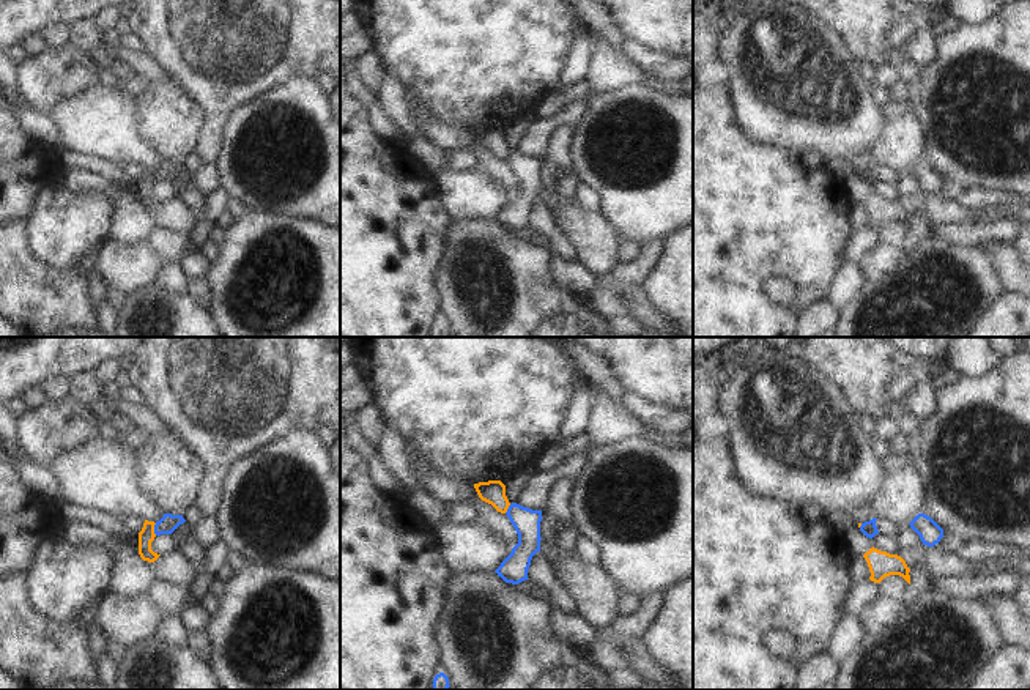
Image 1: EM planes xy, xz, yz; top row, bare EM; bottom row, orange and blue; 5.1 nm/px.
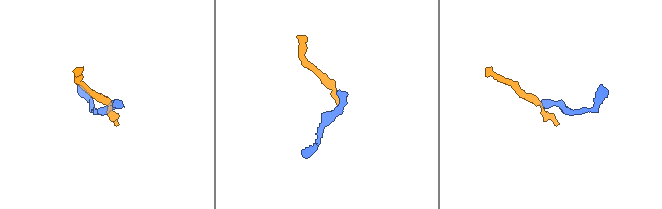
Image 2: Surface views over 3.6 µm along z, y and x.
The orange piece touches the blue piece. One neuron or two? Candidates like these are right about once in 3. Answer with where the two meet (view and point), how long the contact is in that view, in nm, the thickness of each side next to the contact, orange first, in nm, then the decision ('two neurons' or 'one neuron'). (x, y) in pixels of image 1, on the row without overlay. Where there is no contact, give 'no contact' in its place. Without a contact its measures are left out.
contact xy (153, 177); length 60 nm; calibres 80 and 90 nm; two neurons

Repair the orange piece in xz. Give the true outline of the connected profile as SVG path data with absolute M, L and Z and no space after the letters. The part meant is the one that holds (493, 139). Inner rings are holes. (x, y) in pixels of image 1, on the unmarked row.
M501 128L474 131L479 145L491 151L498 159L506 161L510 150L506 143L506 132Z

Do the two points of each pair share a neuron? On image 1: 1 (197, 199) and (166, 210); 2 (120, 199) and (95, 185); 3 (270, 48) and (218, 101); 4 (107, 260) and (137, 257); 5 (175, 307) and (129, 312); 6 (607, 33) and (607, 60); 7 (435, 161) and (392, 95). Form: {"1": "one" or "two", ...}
{"1": "two", "2": "one", "3": "one", "4": "one", "5": "one", "6": "two", "7": "one"}

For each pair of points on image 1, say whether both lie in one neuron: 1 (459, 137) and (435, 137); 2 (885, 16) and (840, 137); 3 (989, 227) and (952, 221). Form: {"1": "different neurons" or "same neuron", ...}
{"1": "same neuron", "2": "different neurons", "3": "same neuron"}

